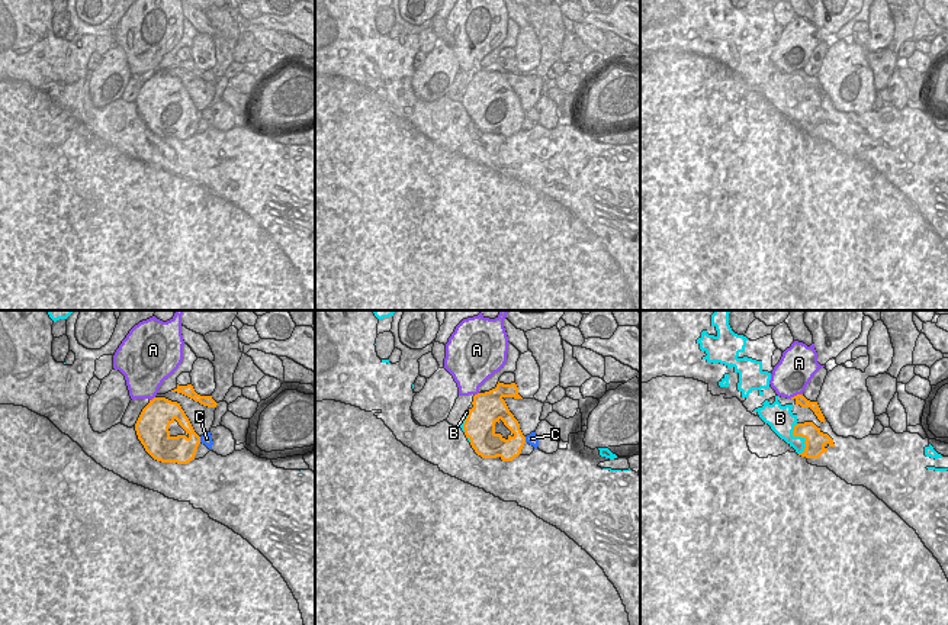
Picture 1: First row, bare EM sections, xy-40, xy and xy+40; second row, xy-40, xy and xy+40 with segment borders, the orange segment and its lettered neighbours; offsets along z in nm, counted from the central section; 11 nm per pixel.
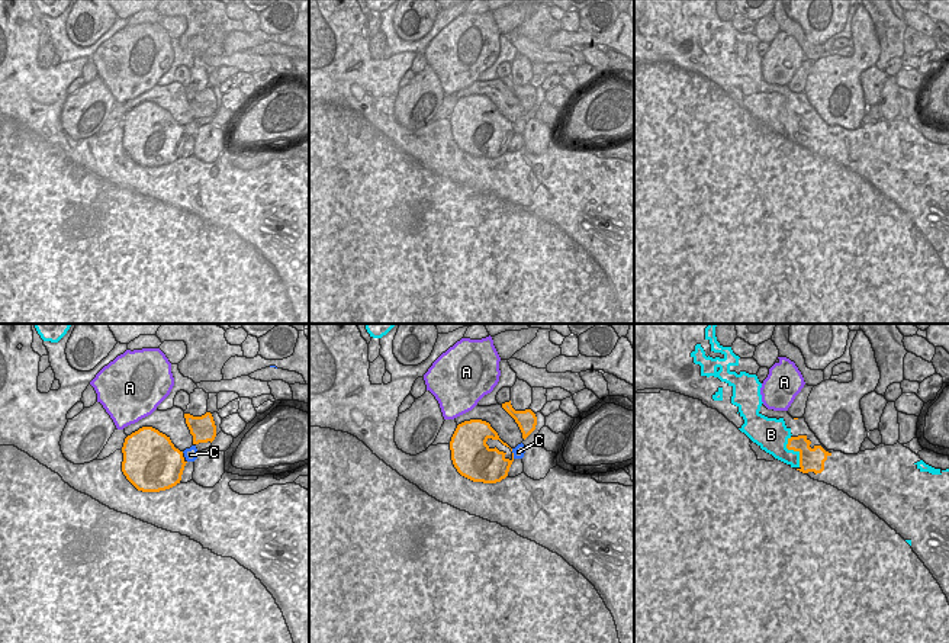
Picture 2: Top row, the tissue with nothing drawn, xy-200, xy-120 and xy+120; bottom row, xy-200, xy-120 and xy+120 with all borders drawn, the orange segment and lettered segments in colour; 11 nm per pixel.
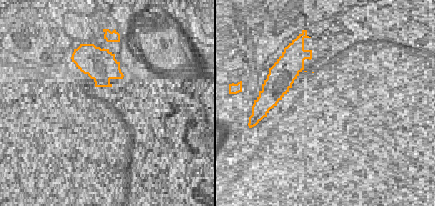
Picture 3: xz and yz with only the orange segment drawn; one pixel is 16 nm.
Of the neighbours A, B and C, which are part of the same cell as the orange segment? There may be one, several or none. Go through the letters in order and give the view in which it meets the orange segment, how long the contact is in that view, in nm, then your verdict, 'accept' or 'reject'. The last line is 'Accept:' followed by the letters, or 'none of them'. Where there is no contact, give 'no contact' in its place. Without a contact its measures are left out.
A: xy+40 | 150 nm | reject
B: xy+40 | 360 nm | reject
C: xy-40 | 70 nm | reject
Accept: none of them

